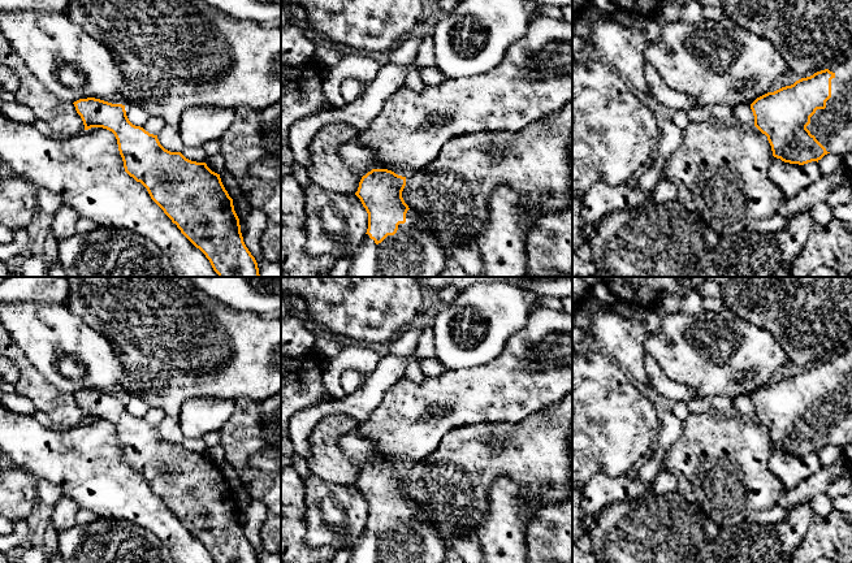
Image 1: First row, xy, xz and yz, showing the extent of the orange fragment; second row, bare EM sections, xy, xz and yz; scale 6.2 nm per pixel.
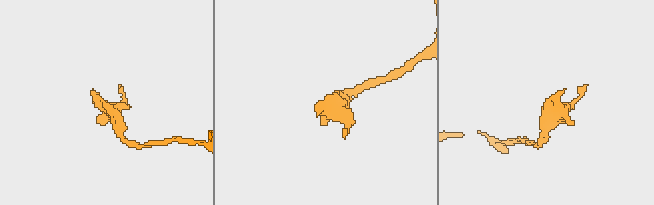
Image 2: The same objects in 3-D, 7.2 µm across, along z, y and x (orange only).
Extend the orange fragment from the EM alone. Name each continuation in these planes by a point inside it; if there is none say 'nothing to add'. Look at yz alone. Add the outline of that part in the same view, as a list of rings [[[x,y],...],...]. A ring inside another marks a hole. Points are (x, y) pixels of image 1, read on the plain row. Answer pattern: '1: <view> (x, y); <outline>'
1: yz (831, 418); [[[852,346],[829,359],[835,365],[831,371],[831,389],[825,400],[817,400],[806,420],[826,439],[827,443],[842,449],[852,443]]]

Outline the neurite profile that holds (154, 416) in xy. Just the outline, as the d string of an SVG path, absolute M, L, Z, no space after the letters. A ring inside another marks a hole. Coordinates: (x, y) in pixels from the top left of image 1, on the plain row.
M150 407L143 420L150 425L157 426L166 417L165 412L159 407Z

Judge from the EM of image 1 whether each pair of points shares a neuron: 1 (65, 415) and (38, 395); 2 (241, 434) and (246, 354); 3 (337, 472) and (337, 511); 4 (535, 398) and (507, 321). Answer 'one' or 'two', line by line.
1: one
2: two
3: two
4: two

